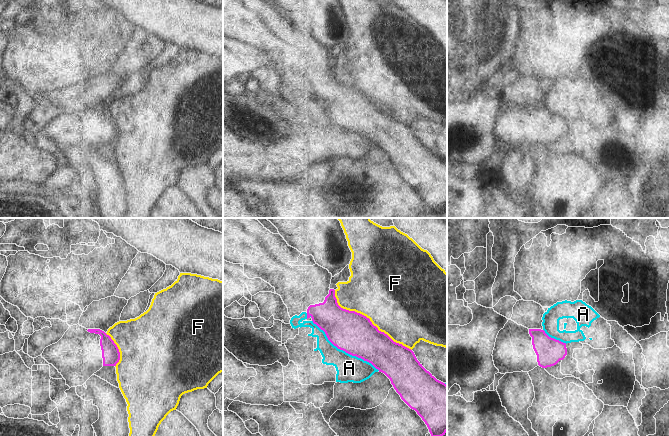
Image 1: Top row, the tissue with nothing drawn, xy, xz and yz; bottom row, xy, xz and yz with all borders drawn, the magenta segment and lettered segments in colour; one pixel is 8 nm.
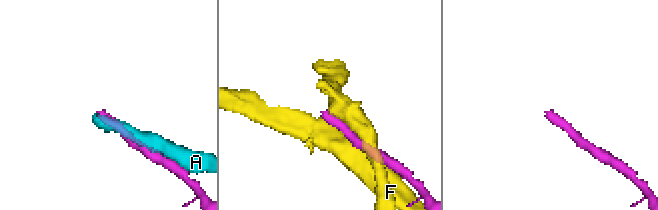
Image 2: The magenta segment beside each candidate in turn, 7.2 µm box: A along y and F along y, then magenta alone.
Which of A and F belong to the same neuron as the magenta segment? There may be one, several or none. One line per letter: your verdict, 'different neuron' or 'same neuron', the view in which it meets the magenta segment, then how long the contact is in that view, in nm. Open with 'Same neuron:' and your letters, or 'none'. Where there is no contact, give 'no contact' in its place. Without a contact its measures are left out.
Same neuron: none
A: different neuron | xz | 700 nm
F: different neuron | xz | 800 nm

